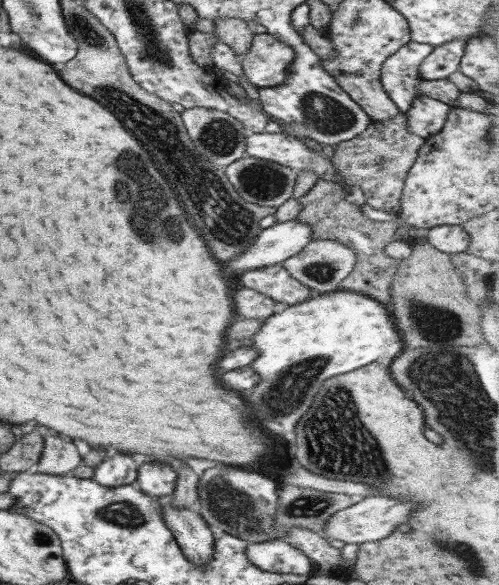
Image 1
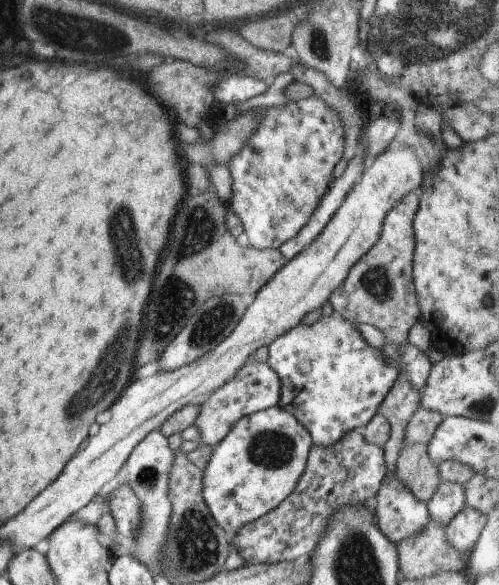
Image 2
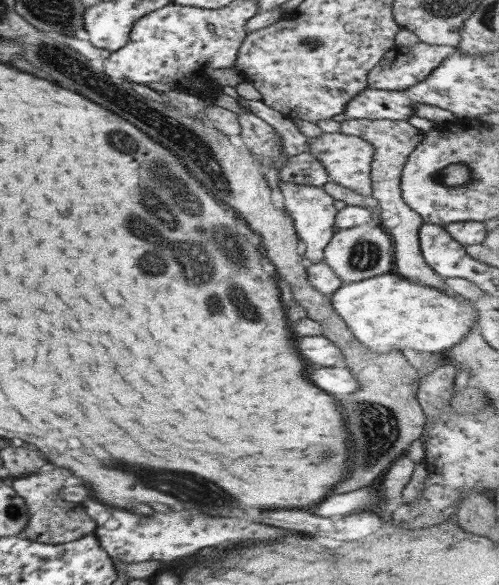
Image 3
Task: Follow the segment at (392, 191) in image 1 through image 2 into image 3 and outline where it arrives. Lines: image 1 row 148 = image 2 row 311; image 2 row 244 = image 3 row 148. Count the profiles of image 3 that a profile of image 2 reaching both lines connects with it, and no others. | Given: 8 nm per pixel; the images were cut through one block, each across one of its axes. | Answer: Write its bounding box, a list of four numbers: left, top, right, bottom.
[340,119,450,292]

